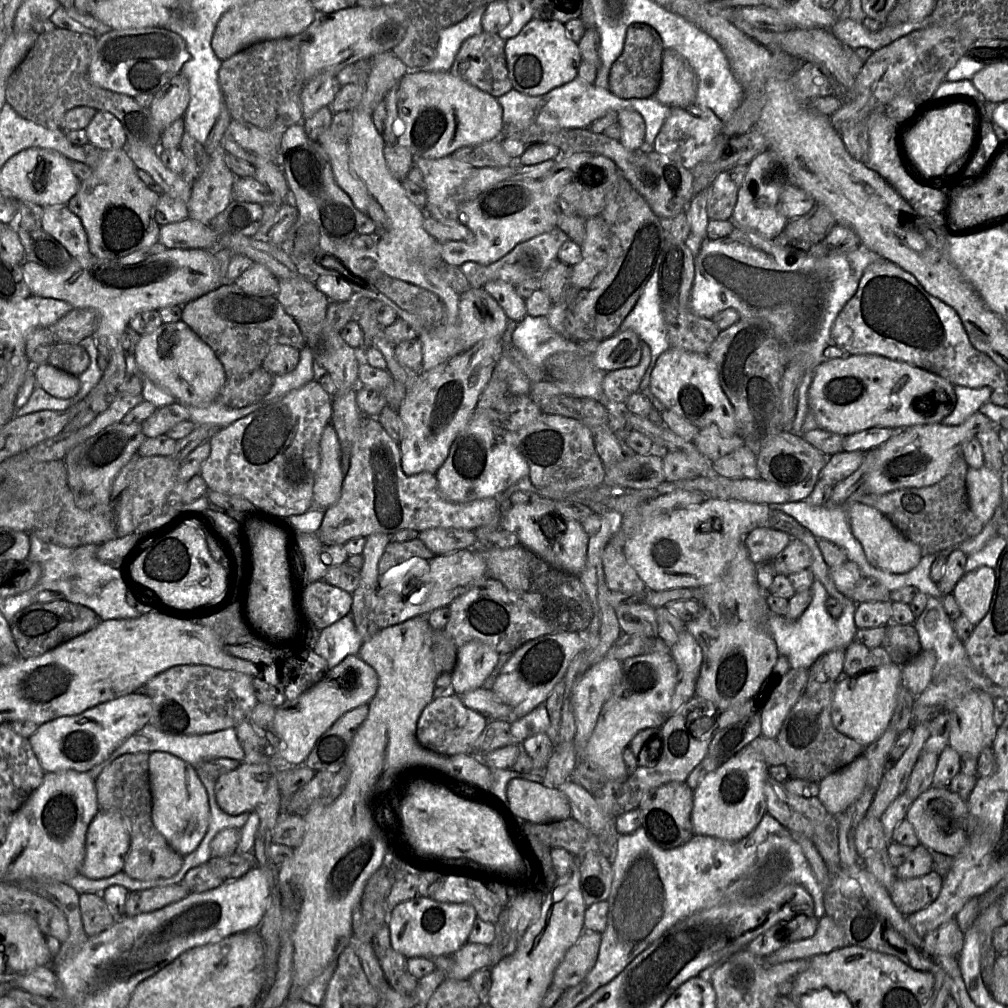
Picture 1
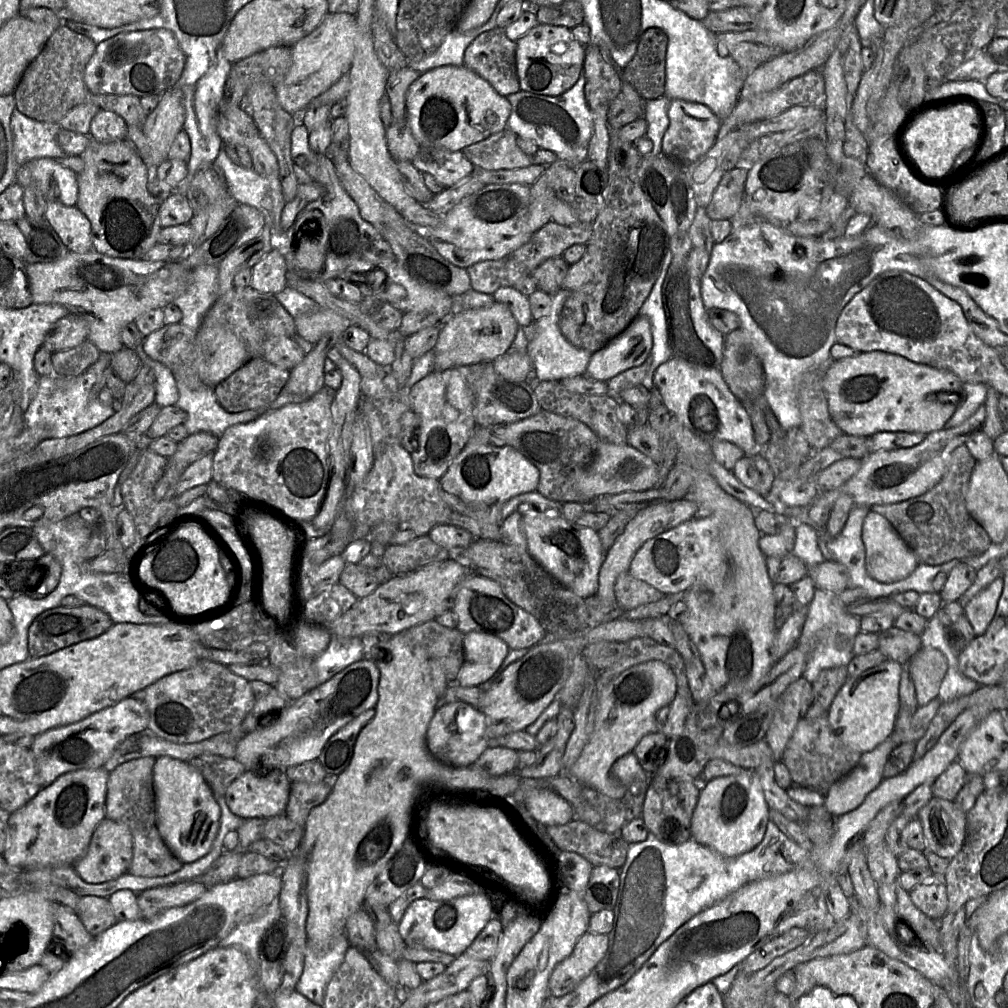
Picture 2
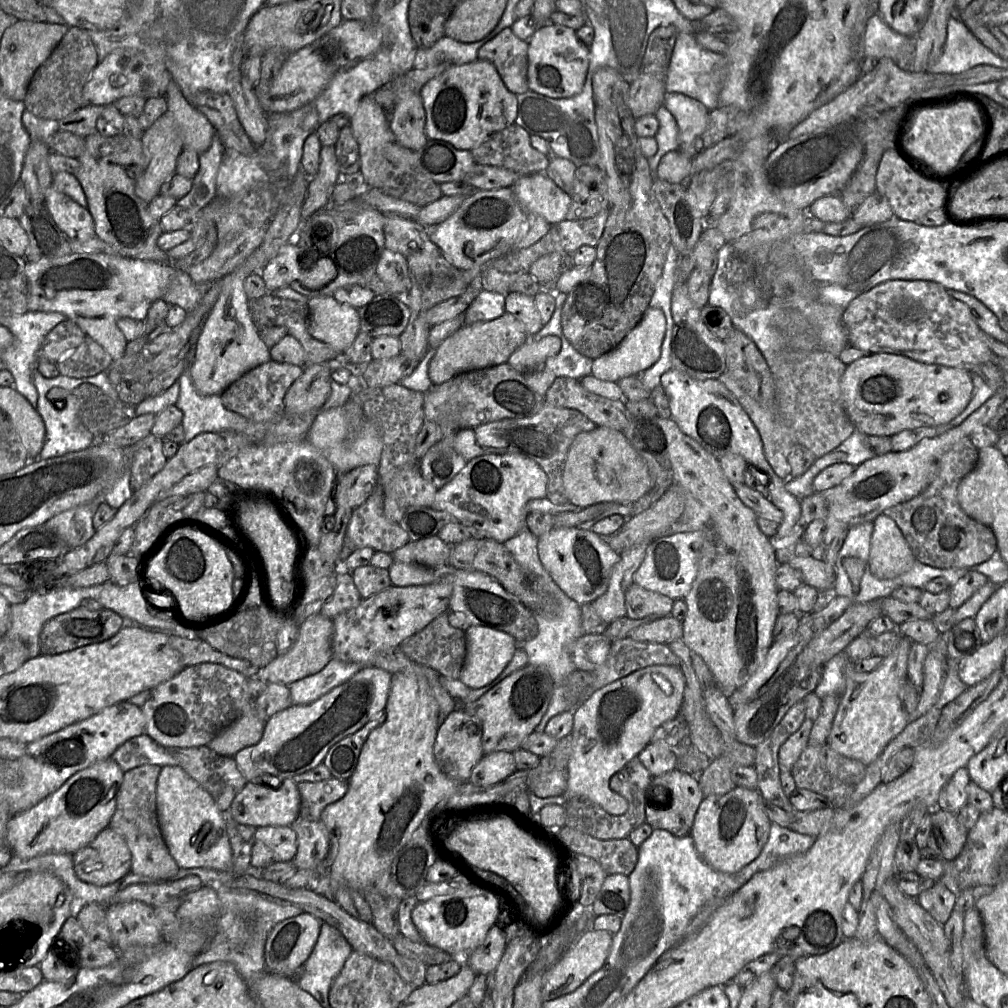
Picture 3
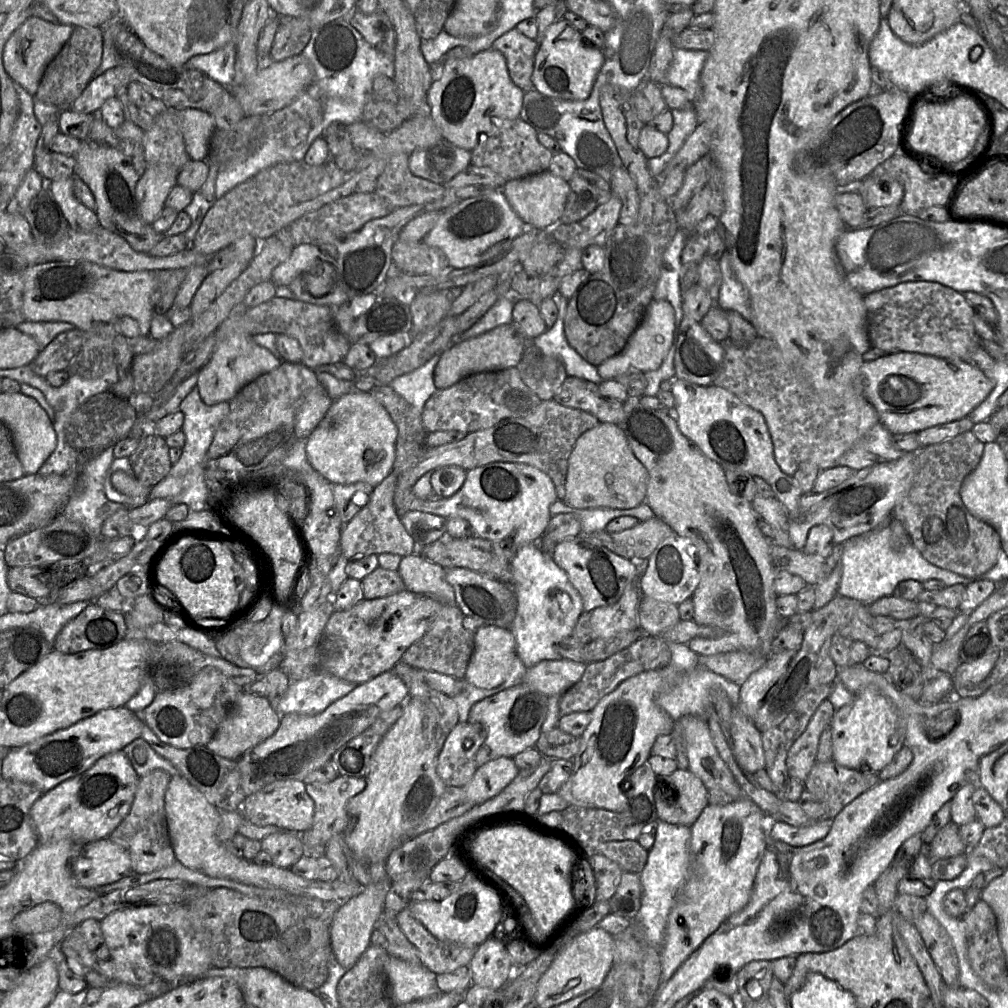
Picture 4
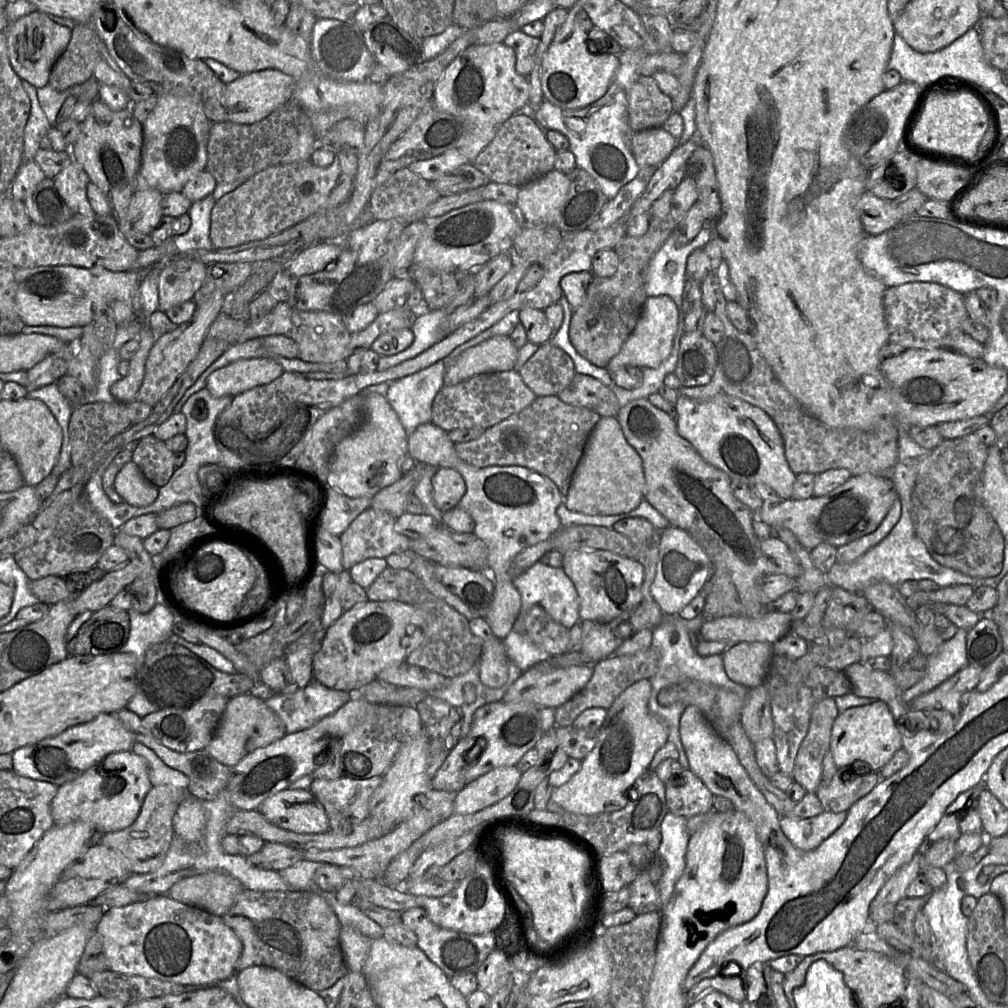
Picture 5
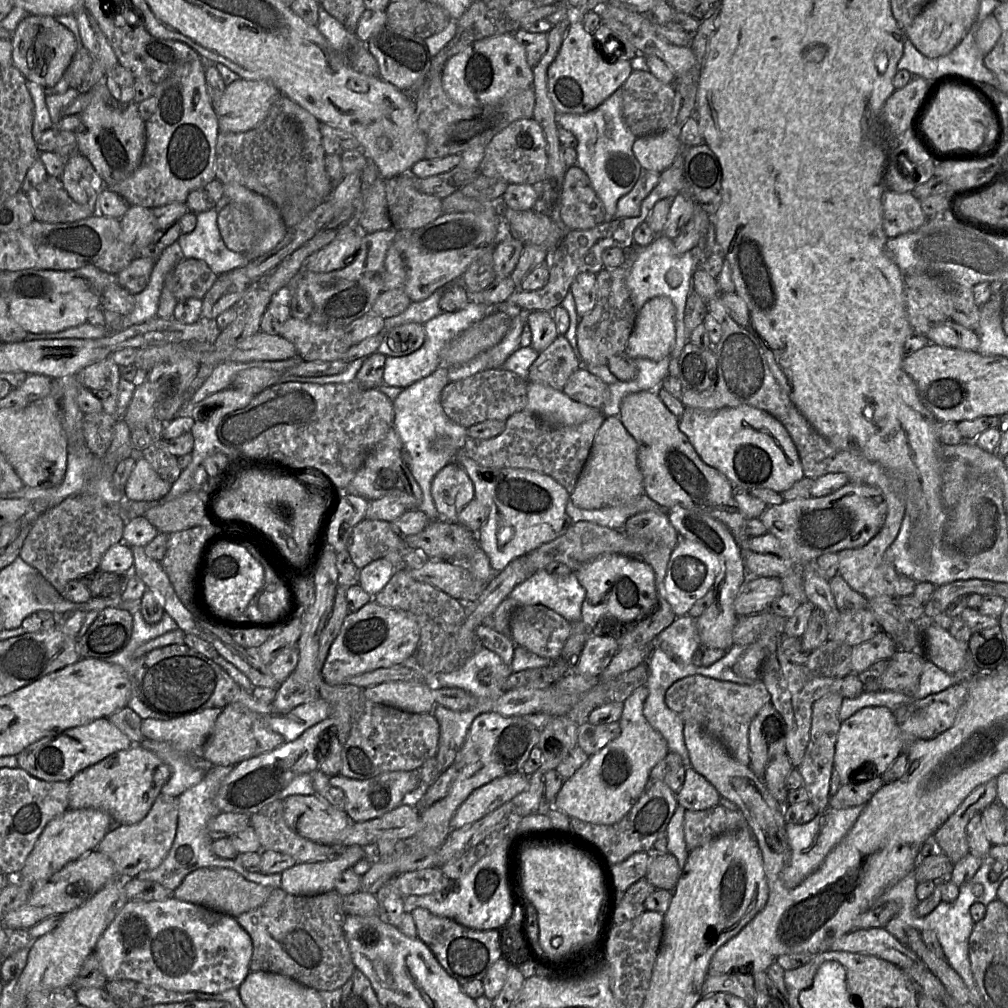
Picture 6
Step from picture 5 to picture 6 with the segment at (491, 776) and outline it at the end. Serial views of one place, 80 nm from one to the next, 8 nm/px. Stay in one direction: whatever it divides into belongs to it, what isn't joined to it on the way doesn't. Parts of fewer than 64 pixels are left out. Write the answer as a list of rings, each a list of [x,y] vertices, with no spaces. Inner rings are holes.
[[[516,772],[475,789],[454,813],[450,830],[473,823],[509,802],[528,788],[528,777],[522,772]]]

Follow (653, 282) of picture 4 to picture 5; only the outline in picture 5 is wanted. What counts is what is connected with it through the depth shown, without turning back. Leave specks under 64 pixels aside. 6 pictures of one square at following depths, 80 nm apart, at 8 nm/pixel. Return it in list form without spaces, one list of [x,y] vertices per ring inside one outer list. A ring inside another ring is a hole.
[[[670,213],[666,218],[649,216],[649,228],[643,236],[626,235],[613,248],[618,256],[615,273],[608,277],[592,278],[583,303],[572,312],[569,325],[572,345],[591,364],[606,368],[634,330],[648,298],[644,286],[646,267],[677,226]]]

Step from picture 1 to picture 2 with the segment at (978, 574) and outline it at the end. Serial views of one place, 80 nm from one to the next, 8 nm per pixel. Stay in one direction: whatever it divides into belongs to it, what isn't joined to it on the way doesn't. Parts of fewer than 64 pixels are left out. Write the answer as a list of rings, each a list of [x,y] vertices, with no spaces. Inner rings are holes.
[[[998,577],[963,606],[963,614],[971,623],[976,636],[984,634],[992,621],[1002,590],[1003,579]]]

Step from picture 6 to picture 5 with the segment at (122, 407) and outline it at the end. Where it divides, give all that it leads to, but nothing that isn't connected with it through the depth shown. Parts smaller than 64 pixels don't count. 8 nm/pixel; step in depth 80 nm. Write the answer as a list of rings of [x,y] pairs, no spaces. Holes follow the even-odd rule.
[[[111,348],[101,357],[97,368],[97,383],[93,390],[85,391],[84,404],[93,402],[118,402],[110,392],[110,387],[122,379],[118,373],[120,363],[118,349]]]

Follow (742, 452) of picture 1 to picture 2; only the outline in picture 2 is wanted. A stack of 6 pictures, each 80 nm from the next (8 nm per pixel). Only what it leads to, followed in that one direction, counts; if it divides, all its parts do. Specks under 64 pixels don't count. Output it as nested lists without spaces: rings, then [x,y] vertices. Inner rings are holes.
[[[762,454],[744,455],[732,469],[737,479],[762,496],[770,492],[774,474]]]

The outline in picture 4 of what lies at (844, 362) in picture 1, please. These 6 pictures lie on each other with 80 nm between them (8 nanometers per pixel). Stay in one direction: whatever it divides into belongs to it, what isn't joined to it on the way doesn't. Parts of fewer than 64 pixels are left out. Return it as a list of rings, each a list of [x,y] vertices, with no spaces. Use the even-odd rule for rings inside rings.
[[[896,352],[865,361],[861,372],[865,395],[876,409],[880,423],[893,435],[917,433],[921,430],[968,417],[992,391],[994,384],[984,371],[961,359],[946,359],[916,352]]]

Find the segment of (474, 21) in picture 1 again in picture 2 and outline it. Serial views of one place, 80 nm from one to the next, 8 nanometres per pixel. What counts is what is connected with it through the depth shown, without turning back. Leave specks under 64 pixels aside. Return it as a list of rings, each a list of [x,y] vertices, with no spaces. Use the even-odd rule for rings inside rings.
[[[494,14],[487,23],[478,28],[466,32],[454,29],[446,35],[434,53],[420,61],[409,63],[408,66],[422,73],[444,66],[462,66],[465,51],[470,43],[481,33],[496,27]]]

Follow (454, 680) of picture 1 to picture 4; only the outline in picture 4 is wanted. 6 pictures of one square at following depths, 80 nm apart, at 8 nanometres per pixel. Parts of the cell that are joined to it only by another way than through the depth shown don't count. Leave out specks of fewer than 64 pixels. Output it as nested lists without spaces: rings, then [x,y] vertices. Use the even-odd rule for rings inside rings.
[[[483,625],[474,633],[474,651],[464,679],[477,688],[495,688],[505,681],[516,656],[510,629]]]

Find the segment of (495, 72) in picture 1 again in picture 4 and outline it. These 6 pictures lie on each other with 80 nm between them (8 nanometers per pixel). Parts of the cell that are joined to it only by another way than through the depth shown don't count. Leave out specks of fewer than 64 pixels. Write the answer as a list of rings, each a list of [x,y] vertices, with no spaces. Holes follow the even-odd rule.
[[[514,28],[496,39],[491,47],[494,50],[500,51],[505,56],[512,81],[524,92],[534,89],[532,74],[538,46],[538,41],[536,39],[528,38],[518,29]]]

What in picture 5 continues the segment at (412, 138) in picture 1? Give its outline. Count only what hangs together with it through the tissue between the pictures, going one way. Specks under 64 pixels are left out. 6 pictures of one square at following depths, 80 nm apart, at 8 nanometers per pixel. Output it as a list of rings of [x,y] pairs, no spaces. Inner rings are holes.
[[[502,43],[473,45],[461,52],[444,70],[437,81],[432,100],[443,112],[459,118],[465,132],[457,143],[457,149],[472,163],[478,154],[492,141],[502,124],[520,111],[526,111],[530,96],[529,78],[516,71],[516,53]]]

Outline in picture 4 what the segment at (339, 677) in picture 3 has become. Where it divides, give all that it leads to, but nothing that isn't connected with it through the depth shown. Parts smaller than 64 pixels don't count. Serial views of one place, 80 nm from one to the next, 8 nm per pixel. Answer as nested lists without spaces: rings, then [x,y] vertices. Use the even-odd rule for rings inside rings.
[[[318,671],[307,679],[292,681],[276,711],[281,716],[292,713],[316,715],[339,698],[346,696],[355,685],[329,673]]]

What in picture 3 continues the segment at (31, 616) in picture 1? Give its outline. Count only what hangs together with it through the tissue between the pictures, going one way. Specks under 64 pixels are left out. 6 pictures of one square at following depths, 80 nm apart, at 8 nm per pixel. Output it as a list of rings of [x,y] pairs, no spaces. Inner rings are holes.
[[[77,607],[69,612],[49,619],[39,635],[39,655],[58,655],[76,648],[100,643],[112,638],[124,626],[125,619],[110,609],[91,610]]]

